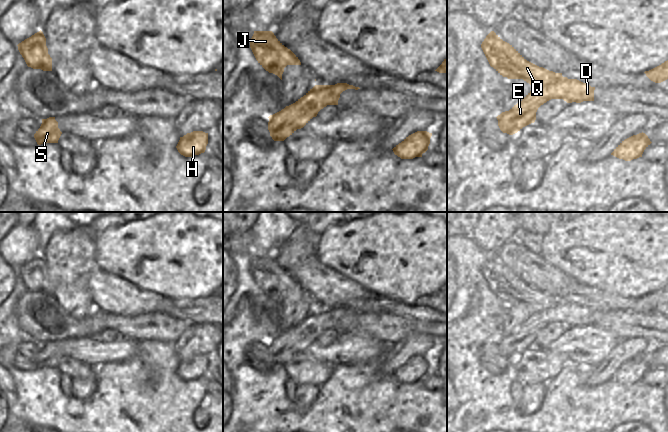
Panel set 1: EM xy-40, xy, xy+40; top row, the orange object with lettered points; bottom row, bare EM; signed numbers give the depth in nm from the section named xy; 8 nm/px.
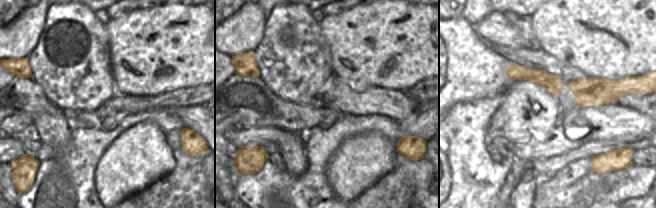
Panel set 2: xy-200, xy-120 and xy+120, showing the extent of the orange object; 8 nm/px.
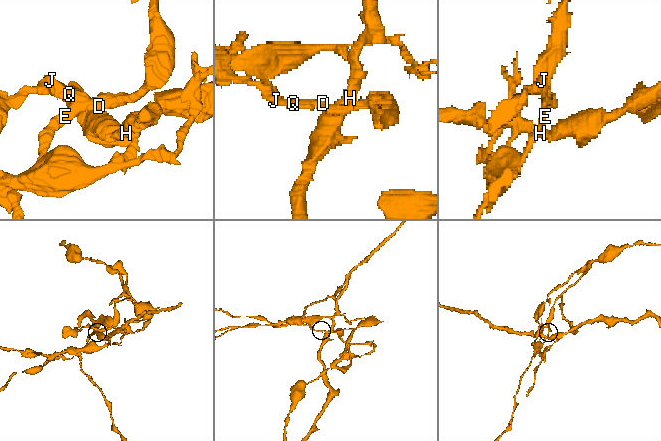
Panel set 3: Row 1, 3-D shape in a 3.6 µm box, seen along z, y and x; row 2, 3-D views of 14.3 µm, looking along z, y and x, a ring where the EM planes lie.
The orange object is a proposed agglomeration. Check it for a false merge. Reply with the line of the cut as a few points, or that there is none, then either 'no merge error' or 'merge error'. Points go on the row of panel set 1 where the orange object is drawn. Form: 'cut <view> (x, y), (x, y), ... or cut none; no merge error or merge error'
cut xy+40 (568, 79), (562, 82), (532, 87); merge error

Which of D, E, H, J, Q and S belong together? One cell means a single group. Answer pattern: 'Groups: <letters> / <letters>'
Groups: D E H S / J Q

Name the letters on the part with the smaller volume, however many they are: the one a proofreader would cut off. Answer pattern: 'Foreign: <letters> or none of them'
Foreign: J, Q

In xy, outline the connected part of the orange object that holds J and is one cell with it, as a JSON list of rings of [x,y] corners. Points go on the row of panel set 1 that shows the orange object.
[[[254,31],[250,48],[258,63],[281,80],[287,65],[301,65],[298,57],[285,47],[272,31]]]

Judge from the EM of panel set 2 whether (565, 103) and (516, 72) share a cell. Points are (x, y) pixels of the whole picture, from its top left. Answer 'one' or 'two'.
one

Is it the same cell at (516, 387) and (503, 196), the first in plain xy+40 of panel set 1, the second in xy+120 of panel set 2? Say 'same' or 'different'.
same

